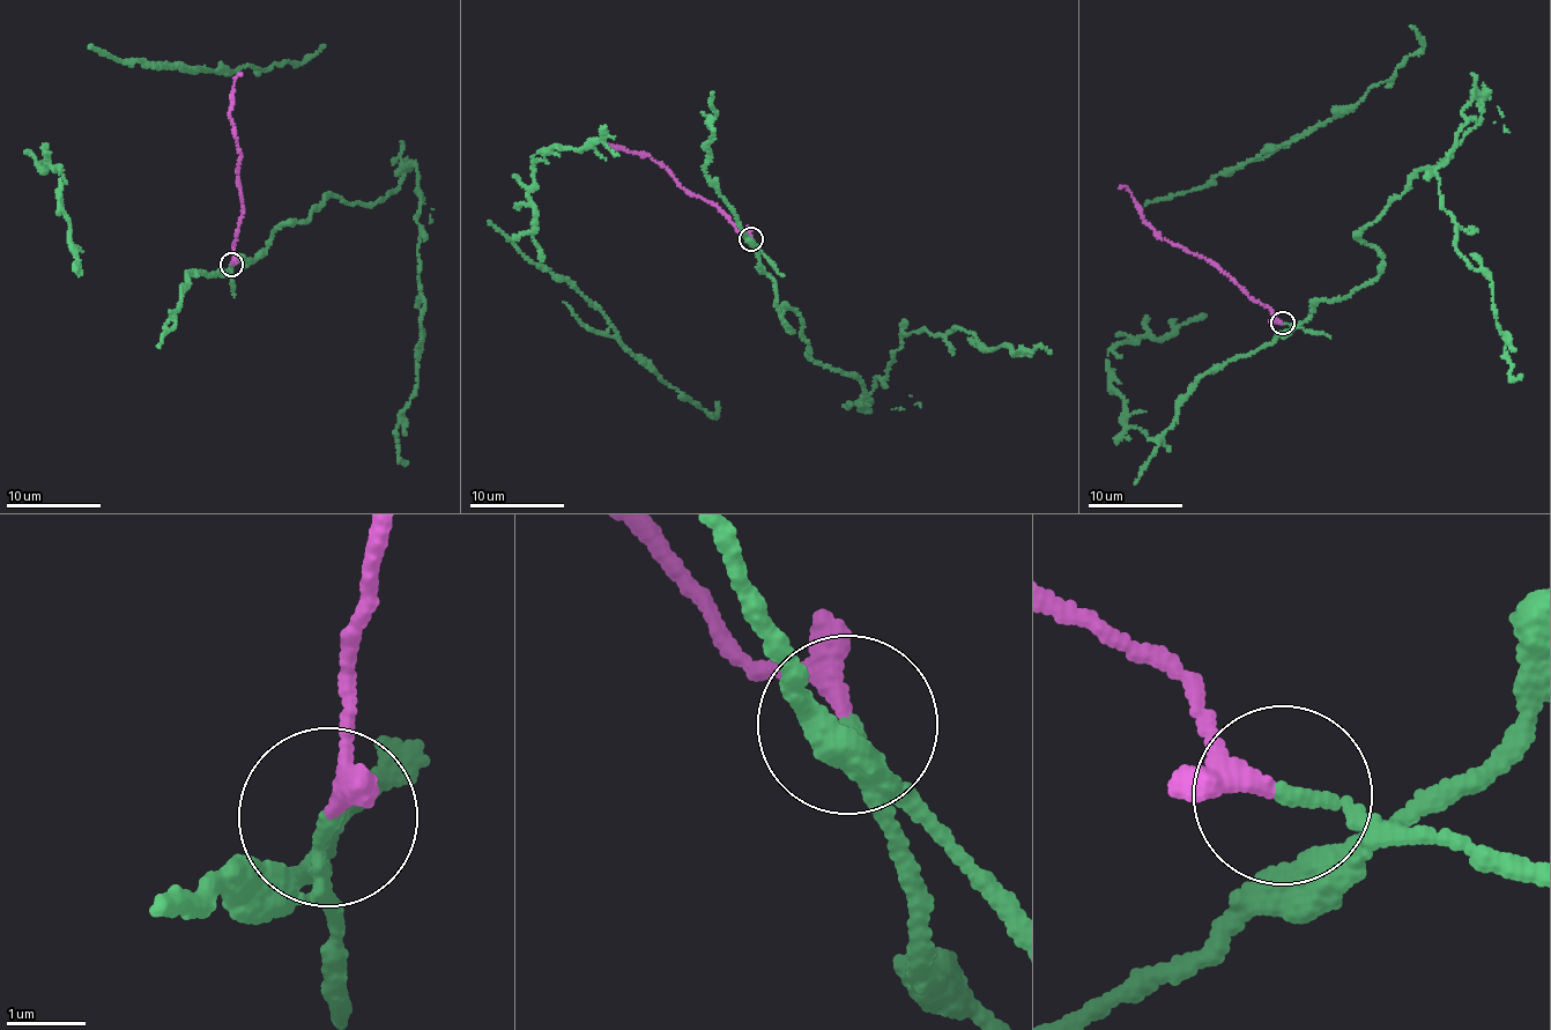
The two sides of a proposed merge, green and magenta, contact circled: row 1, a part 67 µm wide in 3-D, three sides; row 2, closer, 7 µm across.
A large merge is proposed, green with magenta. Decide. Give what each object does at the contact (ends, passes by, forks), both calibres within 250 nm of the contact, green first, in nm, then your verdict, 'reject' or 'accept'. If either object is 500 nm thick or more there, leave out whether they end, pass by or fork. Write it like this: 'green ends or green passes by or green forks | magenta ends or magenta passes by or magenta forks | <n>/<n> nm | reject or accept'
green ends | magenta passes by | 180/170 nm | reject

